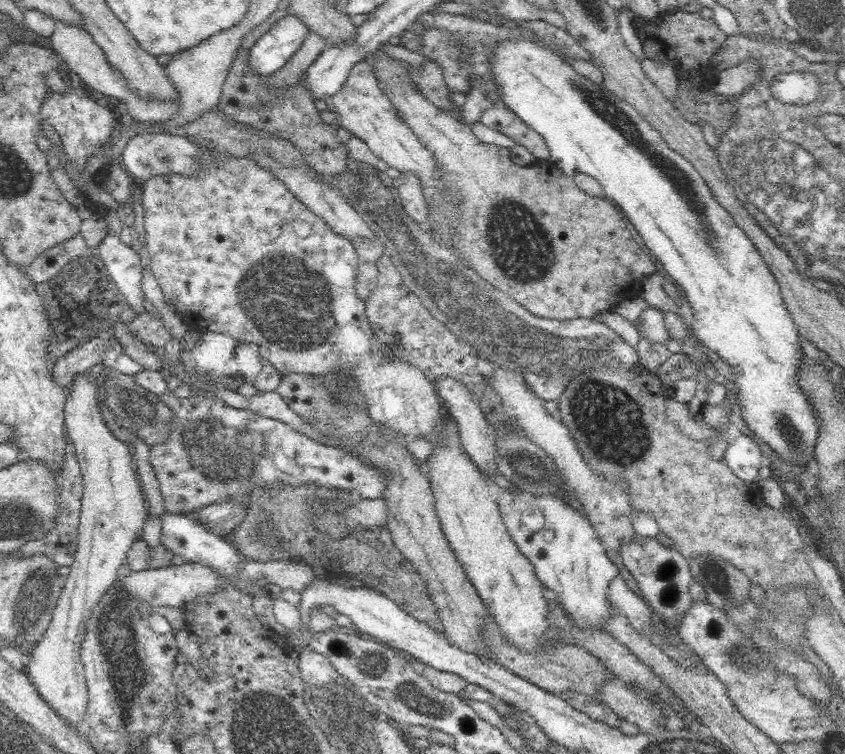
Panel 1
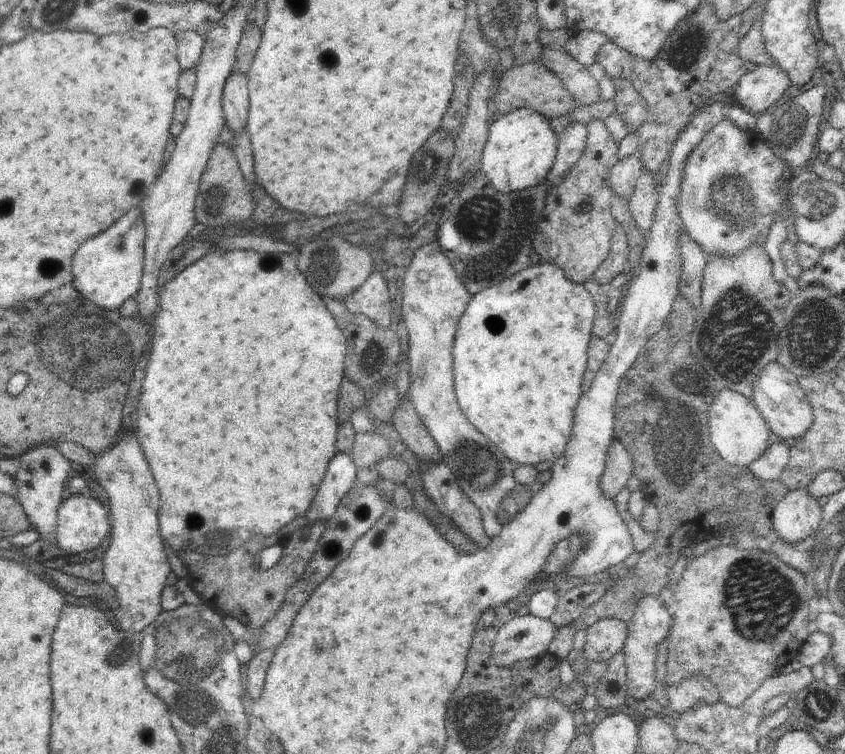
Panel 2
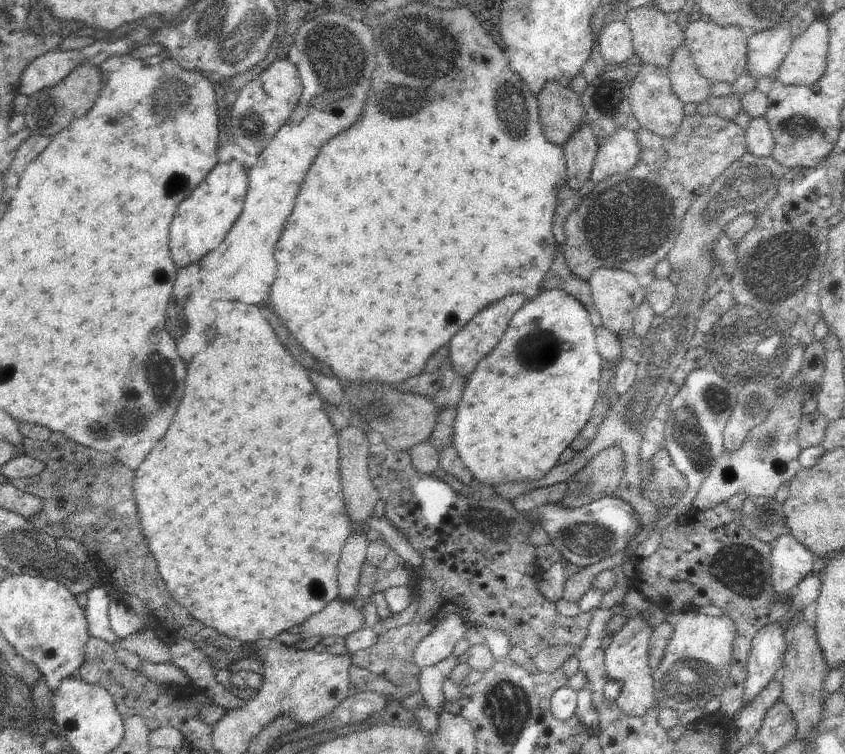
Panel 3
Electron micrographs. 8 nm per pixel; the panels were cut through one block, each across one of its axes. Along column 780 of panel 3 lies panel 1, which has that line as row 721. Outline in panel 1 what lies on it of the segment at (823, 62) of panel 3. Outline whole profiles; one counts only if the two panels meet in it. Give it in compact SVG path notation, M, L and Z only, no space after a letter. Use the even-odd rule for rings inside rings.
M76 372L72 384L66 386L66 430L74 444L82 480L82 514L78 528L78 552L68 574L68 580L58 598L58 606L52 614L52 624L46 636L38 642L30 656L30 678L38 694L62 716L70 726L86 730L86 710L88 710L88 684L86 670L82 664L82 642L86 636L86 622L90 620L100 598L116 584L128 562L128 552L134 542L144 538L144 524L148 516L146 496L142 492L140 476L134 468L134 456L130 456L126 442L112 436L102 420L96 382L88 378L90 374Z

